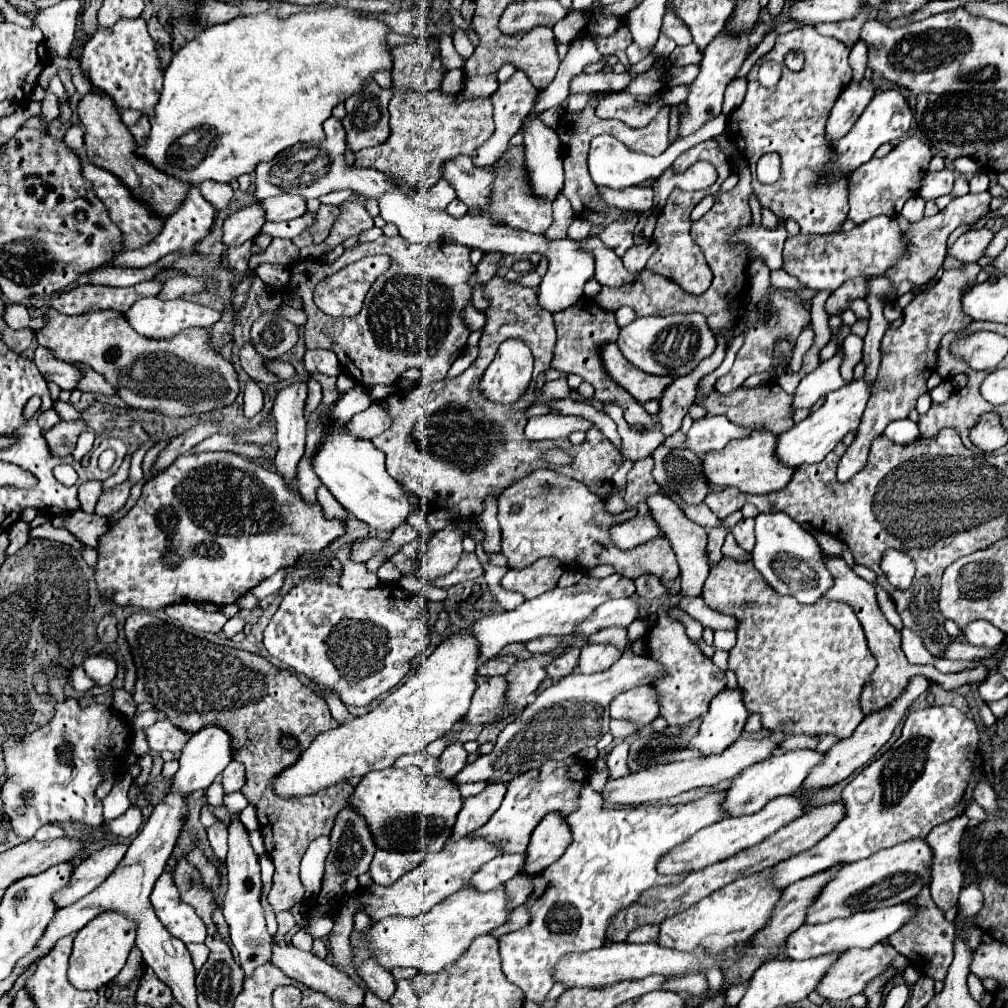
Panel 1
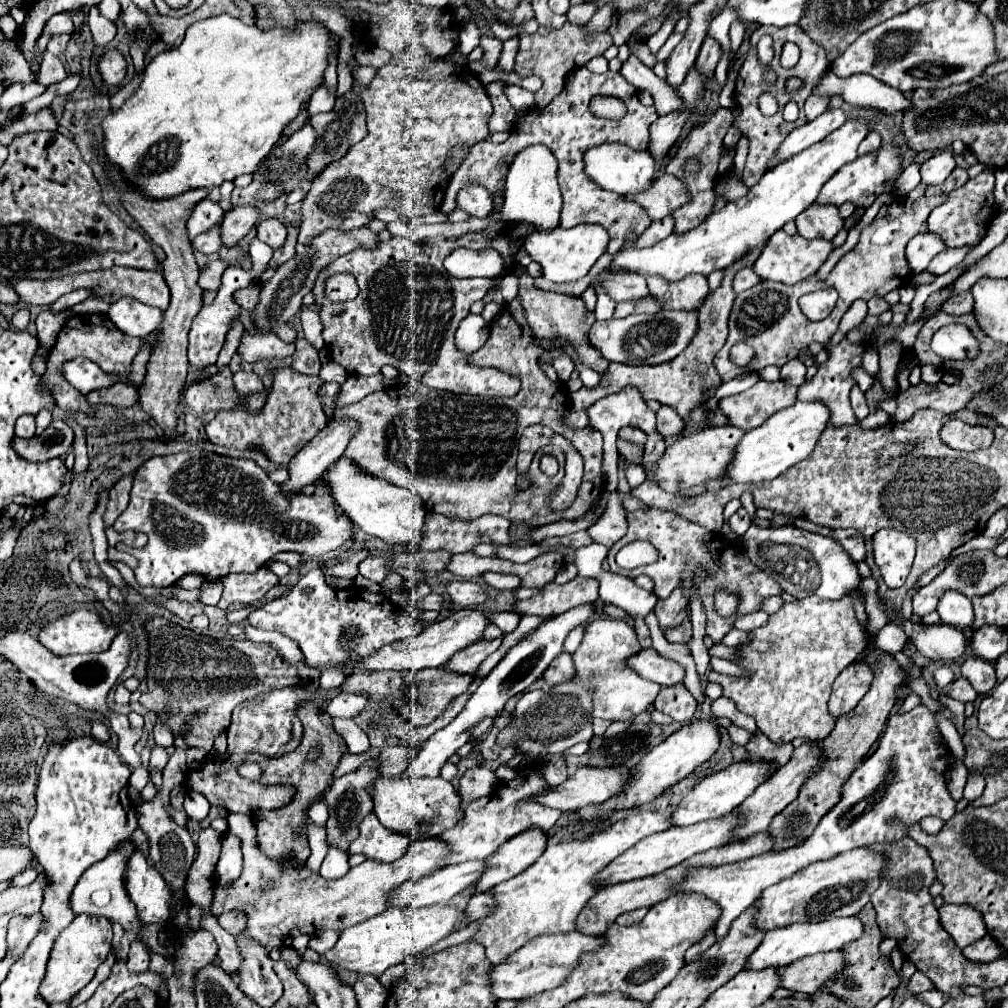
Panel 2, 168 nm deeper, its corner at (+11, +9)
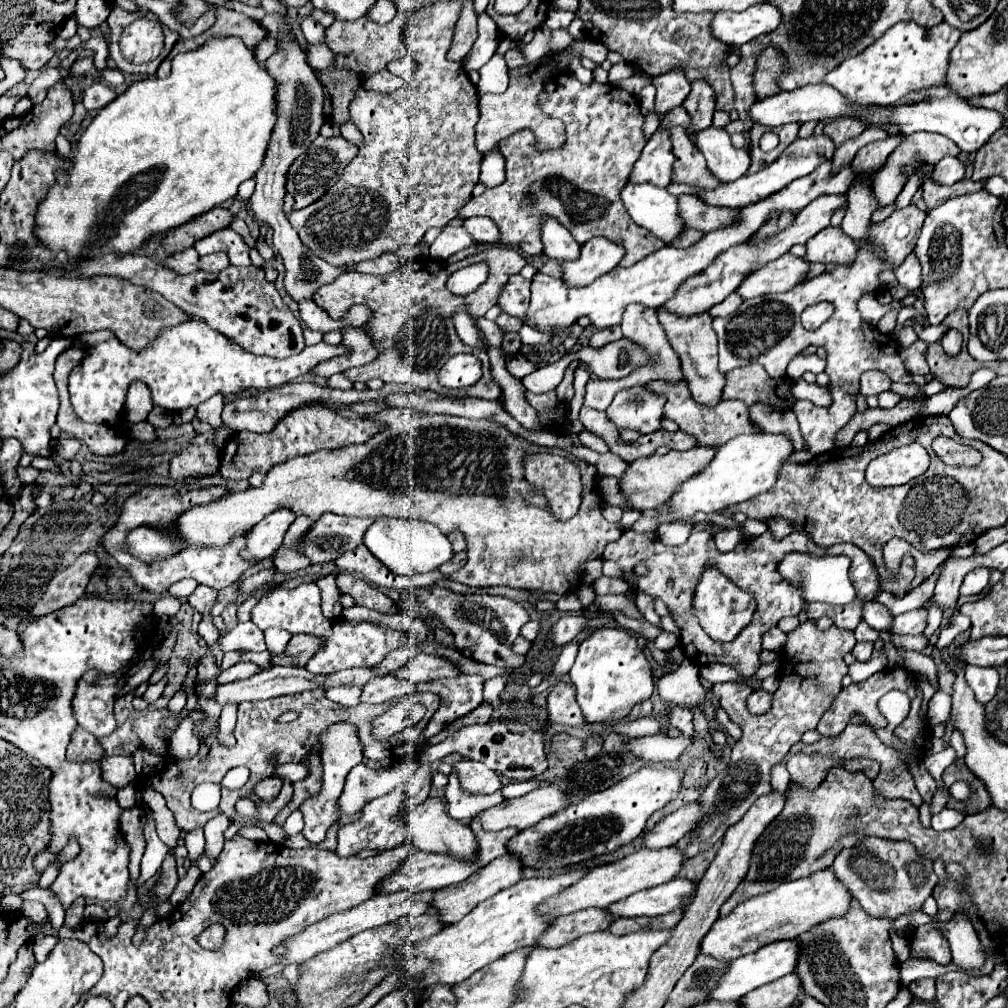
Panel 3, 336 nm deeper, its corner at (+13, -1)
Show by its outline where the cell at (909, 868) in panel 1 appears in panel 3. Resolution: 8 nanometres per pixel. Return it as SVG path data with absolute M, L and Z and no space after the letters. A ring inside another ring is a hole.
M832 868L816 872L808 878L784 882L768 894L754 896L738 904L736 910L732 910L726 918L716 920L700 944L700 954L730 962L738 956L756 952L770 942L792 940L794 936L814 928L820 922L844 916L848 912L850 900L852 896L848 894L848 888L836 878Z

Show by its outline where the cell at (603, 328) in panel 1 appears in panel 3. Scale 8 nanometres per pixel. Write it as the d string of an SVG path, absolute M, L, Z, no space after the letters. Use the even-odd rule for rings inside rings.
M520 274L512 276L508 284L504 284L504 292L500 292L498 306L516 318L524 318L528 310L528 300L530 300L530 280L524 280Z

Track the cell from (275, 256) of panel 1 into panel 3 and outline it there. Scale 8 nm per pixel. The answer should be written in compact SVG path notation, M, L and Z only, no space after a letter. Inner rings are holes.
M222 394L212 396L212 398L196 408L195 418L208 423L212 428L222 427L221 413L224 408L224 402L225 398Z

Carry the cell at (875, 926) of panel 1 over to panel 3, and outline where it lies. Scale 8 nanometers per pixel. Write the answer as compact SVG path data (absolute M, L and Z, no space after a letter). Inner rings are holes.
M780 940L776 944L768 944L768 946L760 948L758 952L752 952L748 956L740 956L728 964L724 976L718 980L716 988L712 988L704 1000L706 1002L710 1002L710 1000L736 1002L746 992L750 992L758 986L764 986L772 980L778 980L780 976L786 976L788 972L792 972L796 968L796 956L798 956L798 944L794 940Z

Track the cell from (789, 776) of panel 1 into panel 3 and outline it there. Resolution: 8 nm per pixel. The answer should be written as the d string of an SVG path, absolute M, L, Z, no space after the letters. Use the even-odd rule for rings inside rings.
M698 802L686 804L680 810L662 818L652 830L648 830L644 834L642 846L652 848L652 850L674 846L676 840L680 840L682 836L686 836L690 830L696 828L696 824L702 816L704 816L704 806L702 804L698 804Z

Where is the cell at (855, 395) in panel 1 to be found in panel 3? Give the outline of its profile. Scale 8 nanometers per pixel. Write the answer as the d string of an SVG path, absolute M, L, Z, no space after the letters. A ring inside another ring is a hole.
M742 434L732 438L728 444L716 448L716 456L696 476L684 480L680 488L668 500L668 510L672 520L688 520L696 512L718 512L722 508L740 504L752 496L768 492L778 476L780 466L790 458L794 452L792 442L780 434Z

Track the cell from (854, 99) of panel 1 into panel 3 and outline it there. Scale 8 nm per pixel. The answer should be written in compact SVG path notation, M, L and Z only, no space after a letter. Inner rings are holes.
M820 134L820 136L810 136L810 138L798 138L794 140L782 154L776 162L772 162L770 166L762 168L760 172L756 174L746 174L730 184L720 184L718 188L714 190L696 190L694 186L688 186L688 184L676 184L676 182L670 182L670 186L666 188L670 194L674 196L684 196L684 194L692 194L696 196L698 200L702 200L704 204L708 206L720 206L720 208L744 208L748 204L754 204L756 200L764 200L768 196L772 196L772 192L776 190L782 190L786 188L788 184L792 184L792 180L798 180L802 176L808 176L810 172L814 172L822 162L826 160L832 160L832 154L834 154L834 144L828 136Z

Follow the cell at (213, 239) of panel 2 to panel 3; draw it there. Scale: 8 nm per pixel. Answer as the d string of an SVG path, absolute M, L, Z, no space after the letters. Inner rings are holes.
M188 248L184 252L176 252L176 254L168 256L162 262L162 266L176 272L176 274L190 274L190 272L194 272L198 268L198 260L200 260L198 252L194 248Z

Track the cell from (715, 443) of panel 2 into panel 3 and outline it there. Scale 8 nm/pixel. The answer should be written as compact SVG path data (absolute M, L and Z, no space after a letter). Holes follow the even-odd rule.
M696 446L692 450L686 452L668 452L666 456L658 456L652 454L648 458L640 458L634 460L632 464L628 464L624 476L620 478L620 490L626 498L626 506L638 512L646 512L646 510L656 510L660 508L664 502L670 500L670 496L674 494L674 490L678 488L680 482L688 480L688 476L692 478L696 472L704 470L708 466L708 460L714 458L714 448L708 446Z

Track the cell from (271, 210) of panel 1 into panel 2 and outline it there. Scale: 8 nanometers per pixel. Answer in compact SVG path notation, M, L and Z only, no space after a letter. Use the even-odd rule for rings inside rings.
M254 204L246 206L234 206L230 212L226 212L222 222L222 242L224 246L234 246L240 238L244 238L250 228L258 222L260 210Z

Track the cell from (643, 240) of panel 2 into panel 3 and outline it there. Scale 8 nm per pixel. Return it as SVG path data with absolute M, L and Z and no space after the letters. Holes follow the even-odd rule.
M688 228L688 230L684 232L684 236L676 242L676 246L680 246L680 248L688 248L690 244L696 244L696 240L700 240L700 236L704 236L704 232Z

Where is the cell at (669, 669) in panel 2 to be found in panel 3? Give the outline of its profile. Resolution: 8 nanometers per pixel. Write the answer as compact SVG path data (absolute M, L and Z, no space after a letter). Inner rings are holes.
M684 658L680 668L658 680L658 692L664 702L694 708L706 702L708 690L702 686L698 676L698 666Z

